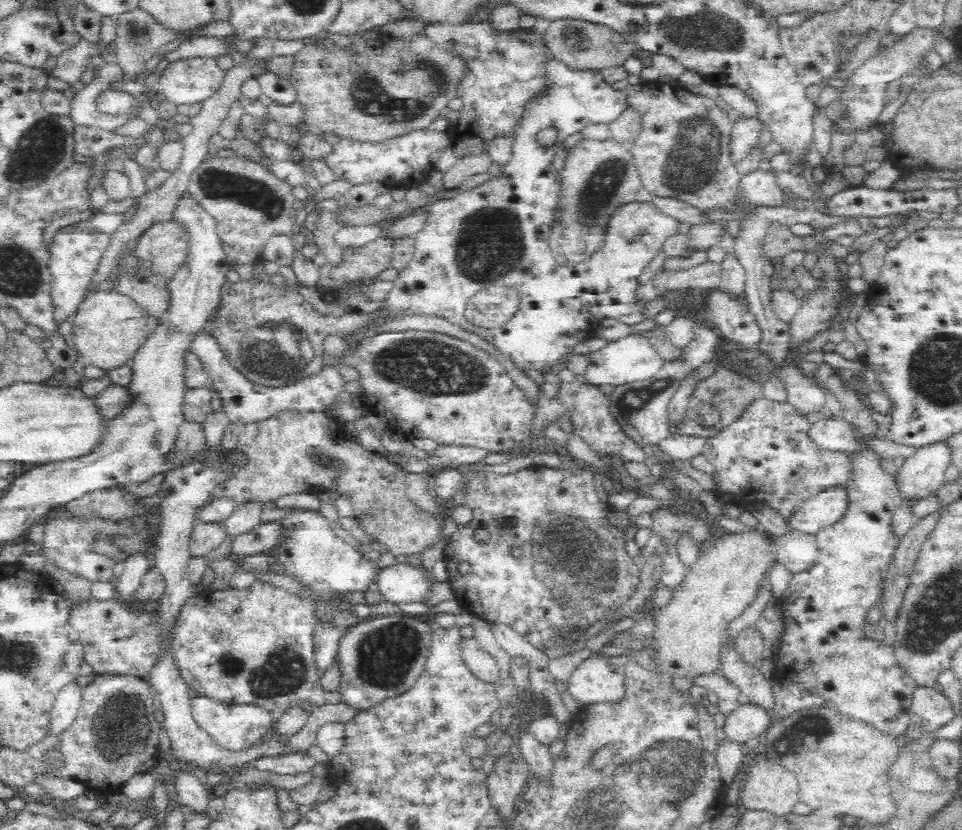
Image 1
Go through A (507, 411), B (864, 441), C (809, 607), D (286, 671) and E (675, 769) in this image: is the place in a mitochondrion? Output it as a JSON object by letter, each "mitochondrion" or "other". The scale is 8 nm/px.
{"A":"other","B":"other","C":"other","D":"mitochondrion","E":"mitochondrion"}

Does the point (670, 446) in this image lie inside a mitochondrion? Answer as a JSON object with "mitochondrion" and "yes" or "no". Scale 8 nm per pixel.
{"mitochondrion":"no"}

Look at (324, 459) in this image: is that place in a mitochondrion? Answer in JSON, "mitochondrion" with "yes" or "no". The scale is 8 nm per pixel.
{"mitochondrion":"yes"}

